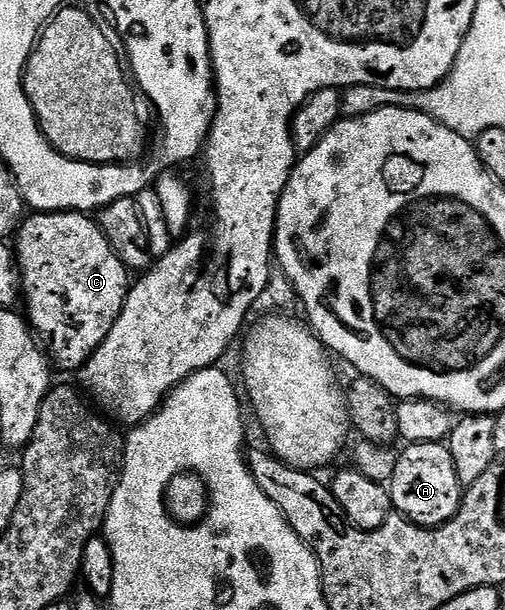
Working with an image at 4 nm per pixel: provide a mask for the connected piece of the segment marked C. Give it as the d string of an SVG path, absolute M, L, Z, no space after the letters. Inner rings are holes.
M37 211L29 215L31 217L27 216L16 230L16 264L20 270L24 305L26 301L24 313L31 330L44 342L45 352L52 358L53 364L57 368L59 365L62 369L77 371L98 350L100 343L104 343L108 331L112 331L126 302L126 294L130 292L132 277L126 264L112 251L104 231L93 216Z

